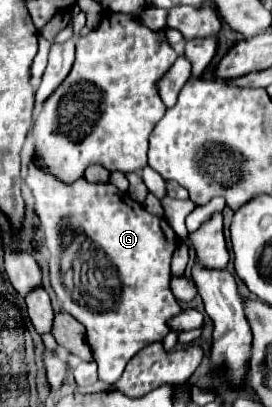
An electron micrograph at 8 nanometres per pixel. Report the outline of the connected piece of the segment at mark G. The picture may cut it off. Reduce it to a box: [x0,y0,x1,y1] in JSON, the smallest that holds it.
[29,156,183,384]

